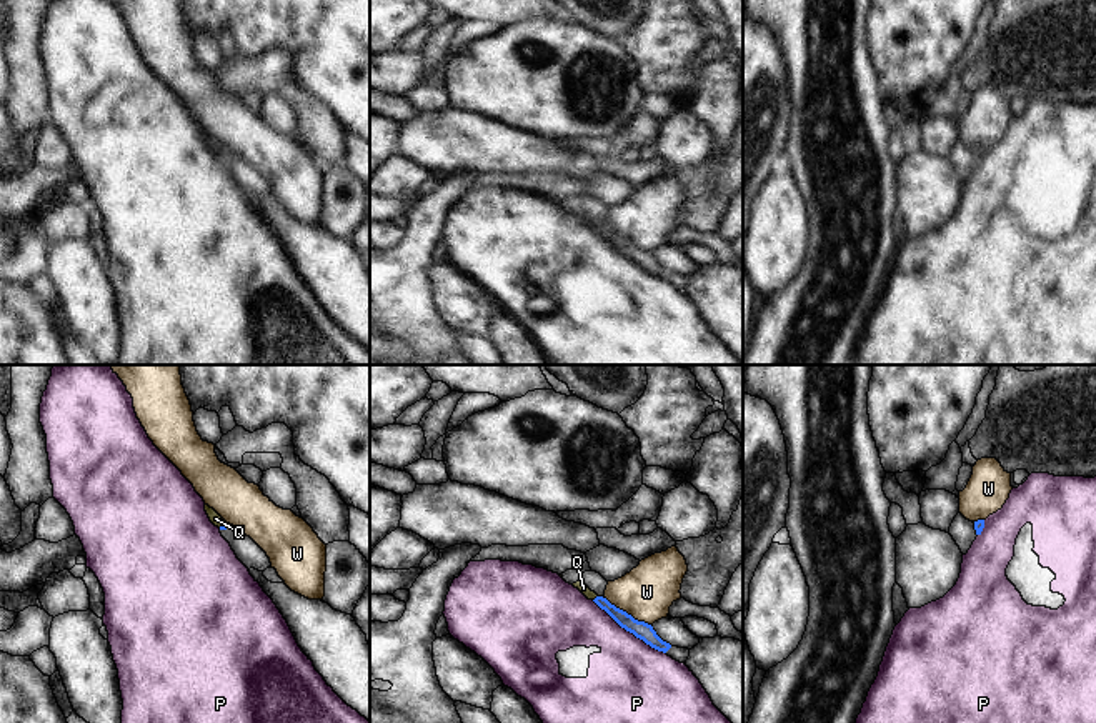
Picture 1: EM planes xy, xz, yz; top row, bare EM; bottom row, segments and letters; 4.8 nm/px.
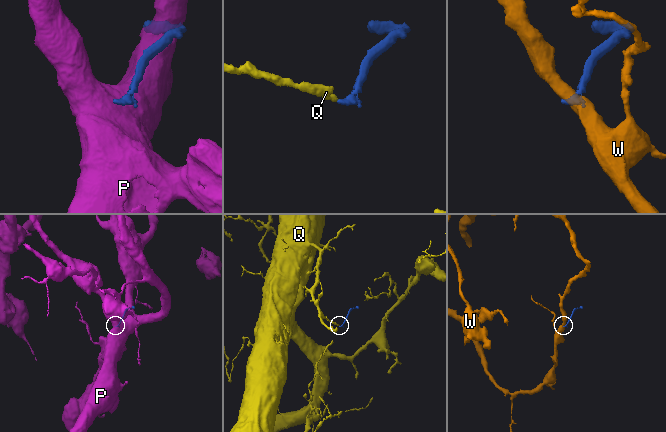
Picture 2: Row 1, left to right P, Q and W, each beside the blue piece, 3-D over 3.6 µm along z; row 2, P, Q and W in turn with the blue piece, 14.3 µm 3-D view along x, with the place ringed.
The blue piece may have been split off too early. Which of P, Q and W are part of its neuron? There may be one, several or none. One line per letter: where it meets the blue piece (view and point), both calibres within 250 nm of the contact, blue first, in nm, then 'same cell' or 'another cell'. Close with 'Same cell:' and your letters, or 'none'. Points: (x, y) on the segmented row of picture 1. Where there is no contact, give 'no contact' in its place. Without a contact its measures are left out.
P: xz (628, 630) | 90/400 nm | another cell
Q: xz (595, 598) | 70/50 nm | same cell
W: xz (625, 612) | 90/260 nm | another cell
Same cell: Q

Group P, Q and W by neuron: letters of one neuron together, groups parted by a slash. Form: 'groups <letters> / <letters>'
groups P / Q / W

